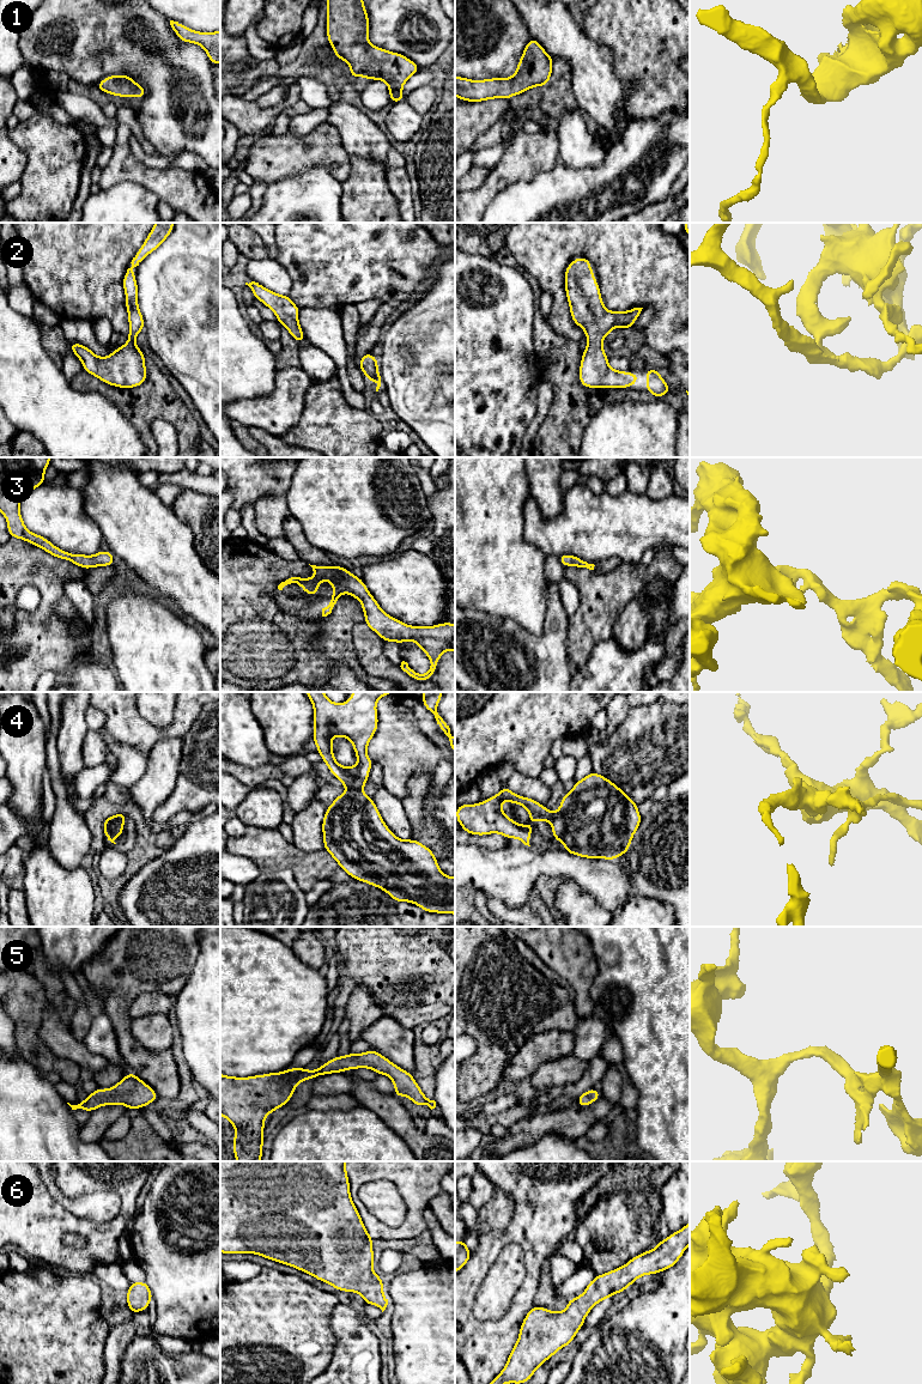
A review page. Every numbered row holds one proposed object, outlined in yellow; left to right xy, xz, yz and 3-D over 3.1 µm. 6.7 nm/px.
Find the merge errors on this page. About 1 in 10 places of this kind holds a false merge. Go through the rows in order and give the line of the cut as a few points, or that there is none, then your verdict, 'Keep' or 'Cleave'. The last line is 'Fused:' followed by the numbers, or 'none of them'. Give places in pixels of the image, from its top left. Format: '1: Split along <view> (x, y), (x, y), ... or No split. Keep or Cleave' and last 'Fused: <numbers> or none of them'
1: No split. Keep
2: No split. Keep
3: No split. Keep
4: No split. Keep
5: No split. Keep
6: No split. Keep
Fused: none of them

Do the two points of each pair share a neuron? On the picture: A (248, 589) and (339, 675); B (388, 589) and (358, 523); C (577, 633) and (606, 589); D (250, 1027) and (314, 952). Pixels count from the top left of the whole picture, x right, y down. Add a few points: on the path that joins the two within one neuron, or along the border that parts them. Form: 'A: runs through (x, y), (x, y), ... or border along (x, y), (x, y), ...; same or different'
A: border along (331, 663), (346, 665), (358, 679); different
B: border along (386, 556), (376, 559); different
C: runs through (588, 623), (598, 613), (602, 600); same
D: border along (290, 947), (305, 964), (319, 970); different

